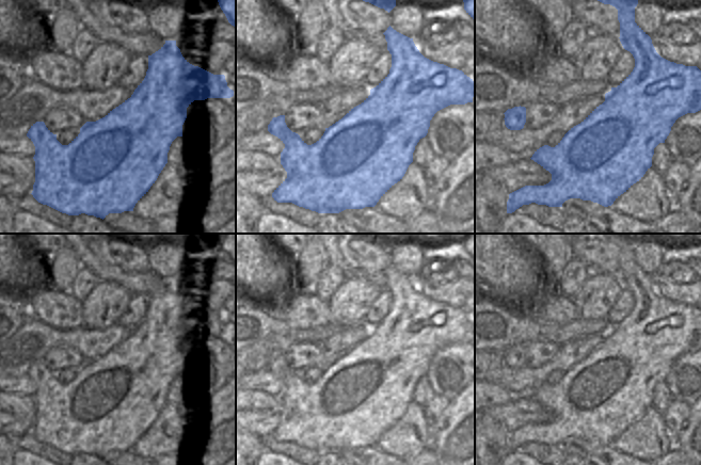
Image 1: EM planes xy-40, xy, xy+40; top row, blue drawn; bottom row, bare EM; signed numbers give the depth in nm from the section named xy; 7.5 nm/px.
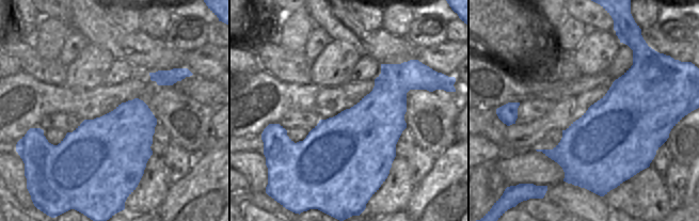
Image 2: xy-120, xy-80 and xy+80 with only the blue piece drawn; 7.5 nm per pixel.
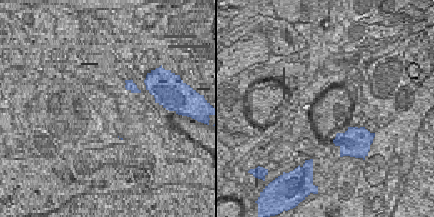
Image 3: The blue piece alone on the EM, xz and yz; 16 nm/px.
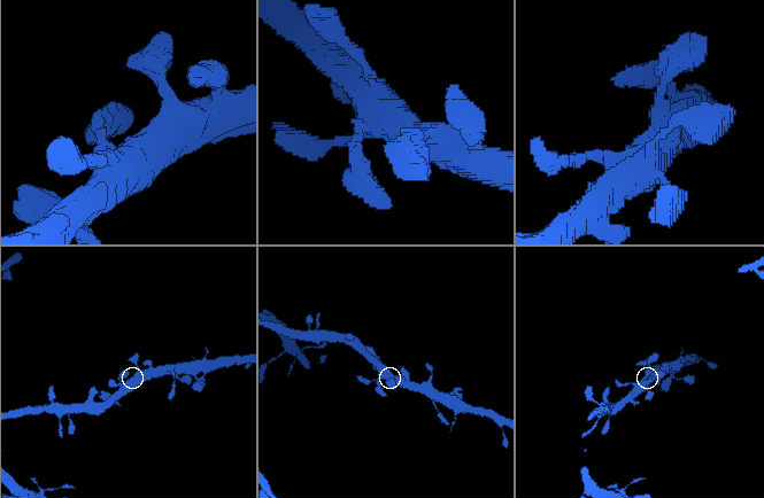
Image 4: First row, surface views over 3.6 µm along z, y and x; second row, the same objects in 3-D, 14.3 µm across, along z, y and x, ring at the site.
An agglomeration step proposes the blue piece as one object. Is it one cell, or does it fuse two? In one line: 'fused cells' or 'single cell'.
single cell

